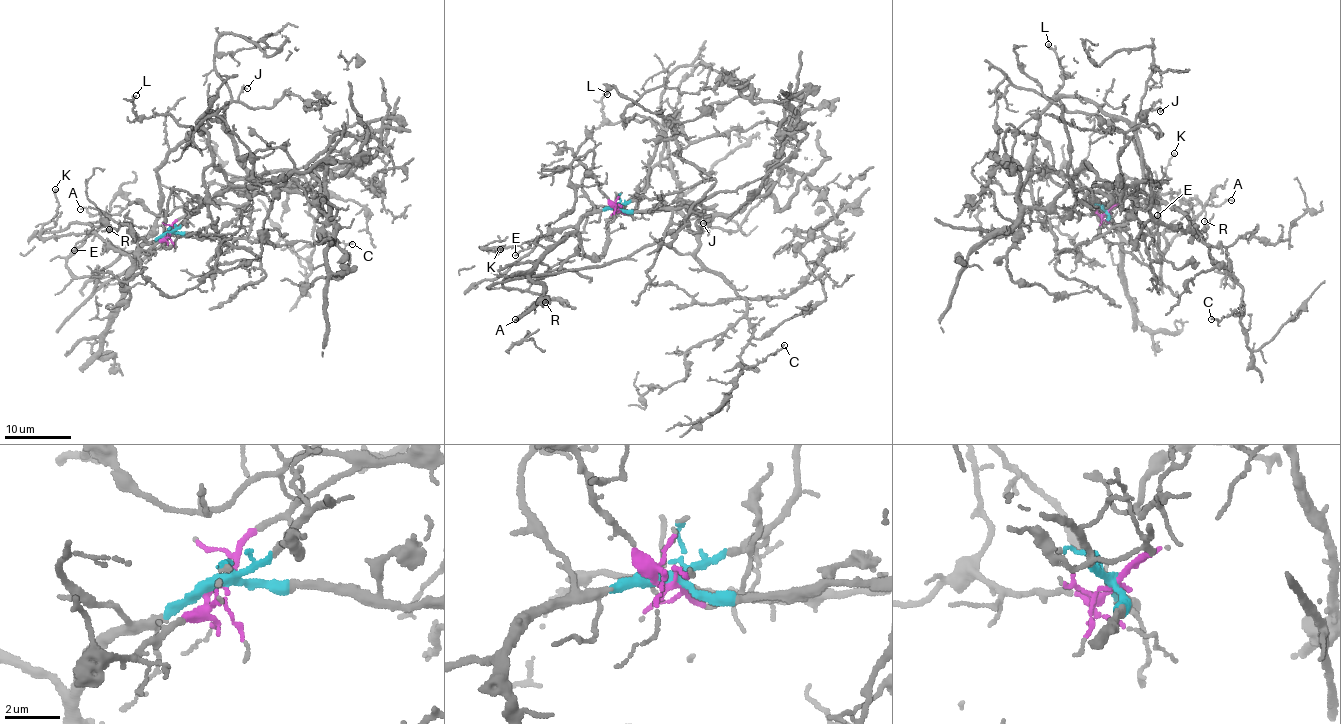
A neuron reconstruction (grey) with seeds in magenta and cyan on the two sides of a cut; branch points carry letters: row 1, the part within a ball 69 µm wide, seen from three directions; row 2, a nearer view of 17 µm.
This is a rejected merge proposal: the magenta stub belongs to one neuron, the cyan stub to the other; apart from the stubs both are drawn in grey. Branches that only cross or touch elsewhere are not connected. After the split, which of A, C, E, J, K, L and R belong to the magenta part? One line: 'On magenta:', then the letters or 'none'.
On magenta: C, J

